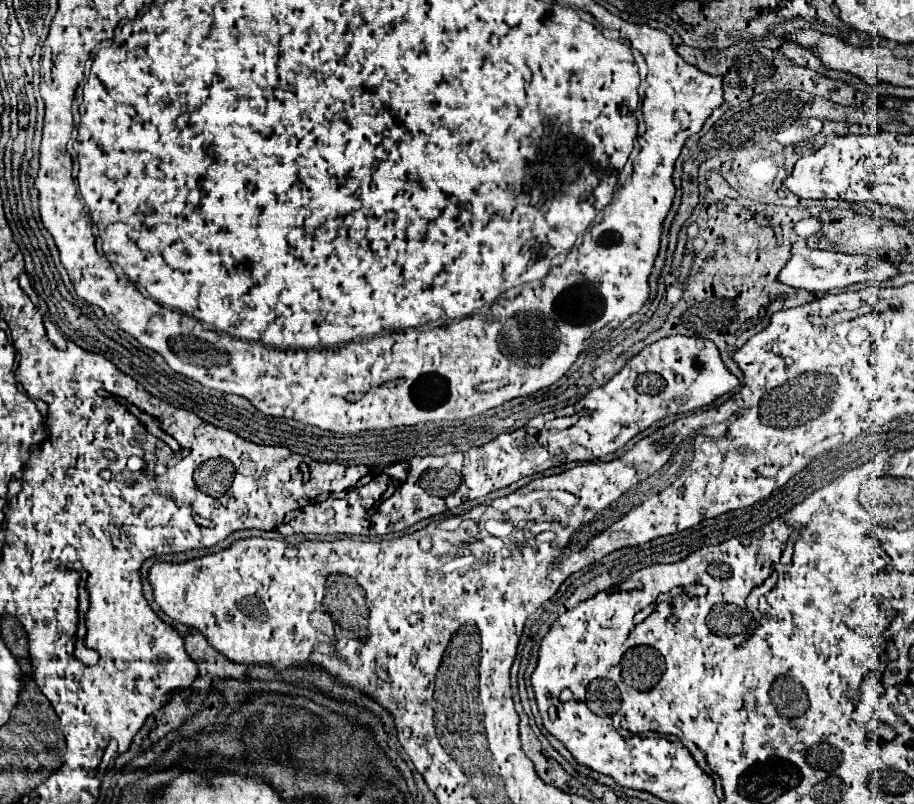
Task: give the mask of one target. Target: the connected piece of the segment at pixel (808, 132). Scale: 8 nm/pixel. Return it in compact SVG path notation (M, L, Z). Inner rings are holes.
M798 119L796 123L792 123L788 129L780 131L776 135L776 139L782 145L794 145L800 141L808 141L812 137L816 137L822 131L822 121L820 119Z

